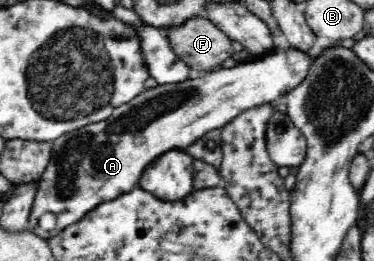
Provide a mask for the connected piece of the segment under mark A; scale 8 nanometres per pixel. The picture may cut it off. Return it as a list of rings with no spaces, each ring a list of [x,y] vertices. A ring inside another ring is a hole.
[[[275,46],[264,55],[241,60],[234,67],[218,67],[200,75],[195,74],[179,83],[168,83],[143,90],[141,95],[137,95],[135,99],[117,107],[109,119],[90,123],[81,129],[61,135],[59,139],[52,142],[51,161],[41,179],[37,180],[38,184],[27,230],[48,240],[59,235],[61,231],[65,231],[65,227],[79,223],[89,211],[93,211],[93,208],[99,207],[101,203],[113,201],[113,199],[133,191],[133,188],[139,186],[145,169],[160,155],[173,150],[183,152],[193,143],[197,143],[209,131],[223,129],[245,111],[253,109],[253,107],[269,105],[269,103],[277,101],[281,95],[287,95],[297,89],[309,75],[309,69],[313,67],[317,56],[320,54],[313,55],[311,51],[305,52],[295,46]],[[47,211],[56,213],[57,222],[55,229],[44,232],[39,227],[39,217]]]

